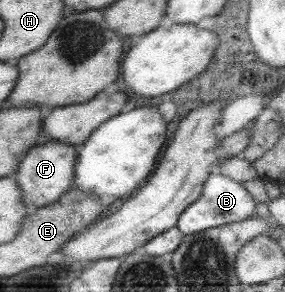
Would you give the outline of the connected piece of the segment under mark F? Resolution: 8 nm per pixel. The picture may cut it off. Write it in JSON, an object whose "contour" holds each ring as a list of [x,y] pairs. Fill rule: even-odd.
{"contour":[[[56,140],[39,141],[20,161],[17,169],[17,183],[20,185],[23,201],[36,206],[51,205],[65,192],[73,187],[75,162],[77,161],[77,147],[70,143]]]}

